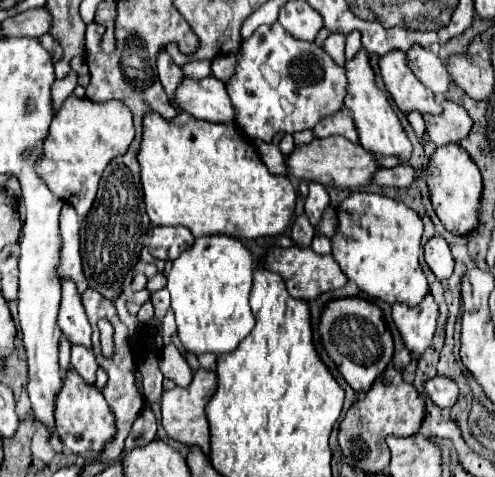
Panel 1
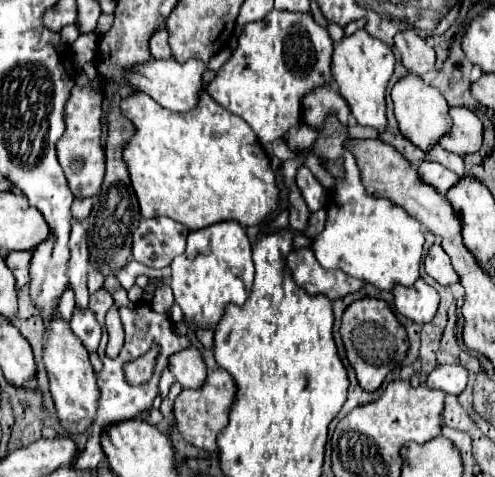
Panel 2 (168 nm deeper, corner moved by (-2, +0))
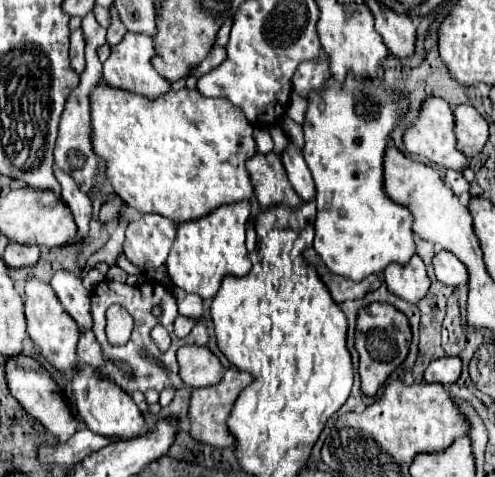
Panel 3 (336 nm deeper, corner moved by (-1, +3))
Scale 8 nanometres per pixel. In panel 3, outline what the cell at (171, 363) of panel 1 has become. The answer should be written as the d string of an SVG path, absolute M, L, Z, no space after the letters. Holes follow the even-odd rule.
M185 345L177 351L179 373L189 387L217 385L223 377L223 365L209 347Z

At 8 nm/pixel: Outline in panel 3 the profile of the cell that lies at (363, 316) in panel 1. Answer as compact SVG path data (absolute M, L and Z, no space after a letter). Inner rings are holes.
M371 303L361 309L357 315L355 327L355 347L361 357L359 373L361 373L361 391L367 397L373 397L379 387L387 381L387 377L403 363L411 345L411 327L407 317L389 303Z

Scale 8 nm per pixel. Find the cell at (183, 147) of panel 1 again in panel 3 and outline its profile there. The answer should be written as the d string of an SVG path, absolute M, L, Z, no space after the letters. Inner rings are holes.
M99 81L89 95L91 101L91 143L99 159L107 163L105 177L117 197L139 213L157 213L175 223L193 221L225 203L251 199L253 185L245 161L257 153L251 137L253 127L245 113L229 101L207 99L197 89L181 89L157 99L139 93L113 89Z

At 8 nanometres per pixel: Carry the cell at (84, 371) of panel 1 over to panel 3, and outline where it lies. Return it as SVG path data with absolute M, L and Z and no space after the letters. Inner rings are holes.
M57 271L51 279L51 287L55 289L61 305L69 311L69 315L77 321L81 329L91 329L91 297L89 291L83 287L81 279L69 271Z

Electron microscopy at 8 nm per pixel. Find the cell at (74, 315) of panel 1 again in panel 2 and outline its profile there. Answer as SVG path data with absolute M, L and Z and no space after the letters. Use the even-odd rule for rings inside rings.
M72 222L70 234L70 264L68 264L68 284L74 292L76 308L88 308L88 288L86 288L86 270L88 270L88 244L86 244L86 230L82 224Z

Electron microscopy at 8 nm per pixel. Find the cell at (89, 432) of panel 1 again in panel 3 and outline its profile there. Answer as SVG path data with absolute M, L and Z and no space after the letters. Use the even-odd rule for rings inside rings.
M27 277L25 281L25 317L27 317L27 333L33 339L33 343L41 349L43 357L61 371L73 369L73 365L77 365L75 351L77 351L79 327L73 321L73 317L63 309L51 285L39 281L37 277Z

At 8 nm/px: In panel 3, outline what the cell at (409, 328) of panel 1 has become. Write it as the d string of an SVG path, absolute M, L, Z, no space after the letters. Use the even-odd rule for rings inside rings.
M413 255L405 265L391 263L389 269L383 271L383 275L389 291L403 297L409 303L417 303L421 297L425 297L431 285L425 271L425 263L419 255Z

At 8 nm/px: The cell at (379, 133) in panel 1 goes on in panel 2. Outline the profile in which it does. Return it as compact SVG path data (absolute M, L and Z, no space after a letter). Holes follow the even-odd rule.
M358 30L352 36L344 36L338 44L334 44L332 54L332 76L336 80L338 92L348 102L354 120L360 126L370 126L378 130L378 134L386 132L388 118L386 118L386 86L394 70L394 56L392 50L382 44L380 40L368 36L366 30Z

